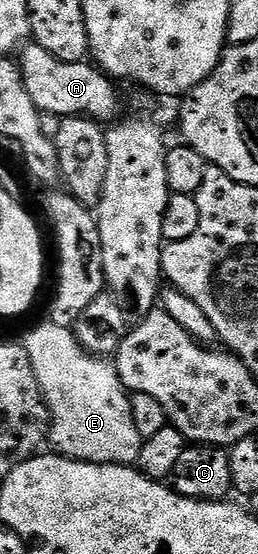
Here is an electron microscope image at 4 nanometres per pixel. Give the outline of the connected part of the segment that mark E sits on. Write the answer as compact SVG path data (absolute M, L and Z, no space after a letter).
M50 322L37 325L21 340L21 347L27 351L47 411L51 413L49 440L55 443L54 451L94 464L138 465L144 438L137 434L131 398L114 363L86 352L71 328Z

